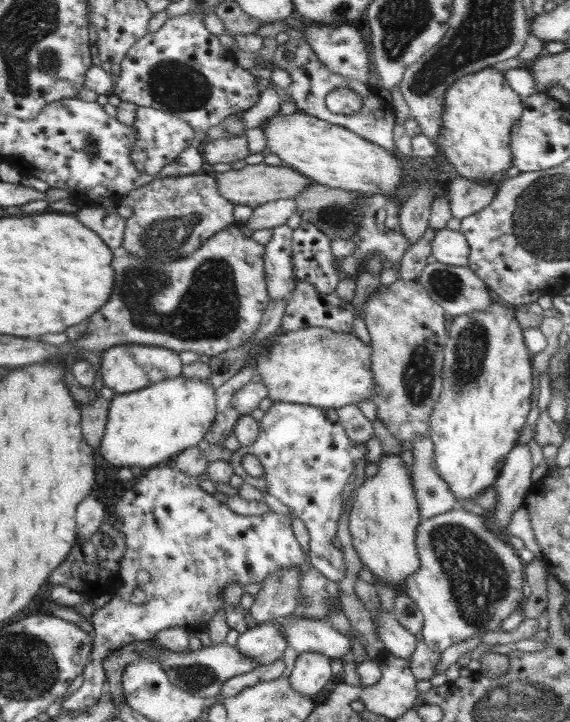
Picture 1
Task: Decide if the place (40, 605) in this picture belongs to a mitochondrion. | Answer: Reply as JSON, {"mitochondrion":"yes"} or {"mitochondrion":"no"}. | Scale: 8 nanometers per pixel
{"mitochondrion":"no"}

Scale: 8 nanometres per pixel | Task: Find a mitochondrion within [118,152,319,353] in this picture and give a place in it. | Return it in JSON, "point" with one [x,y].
{"point":[164,237]}

